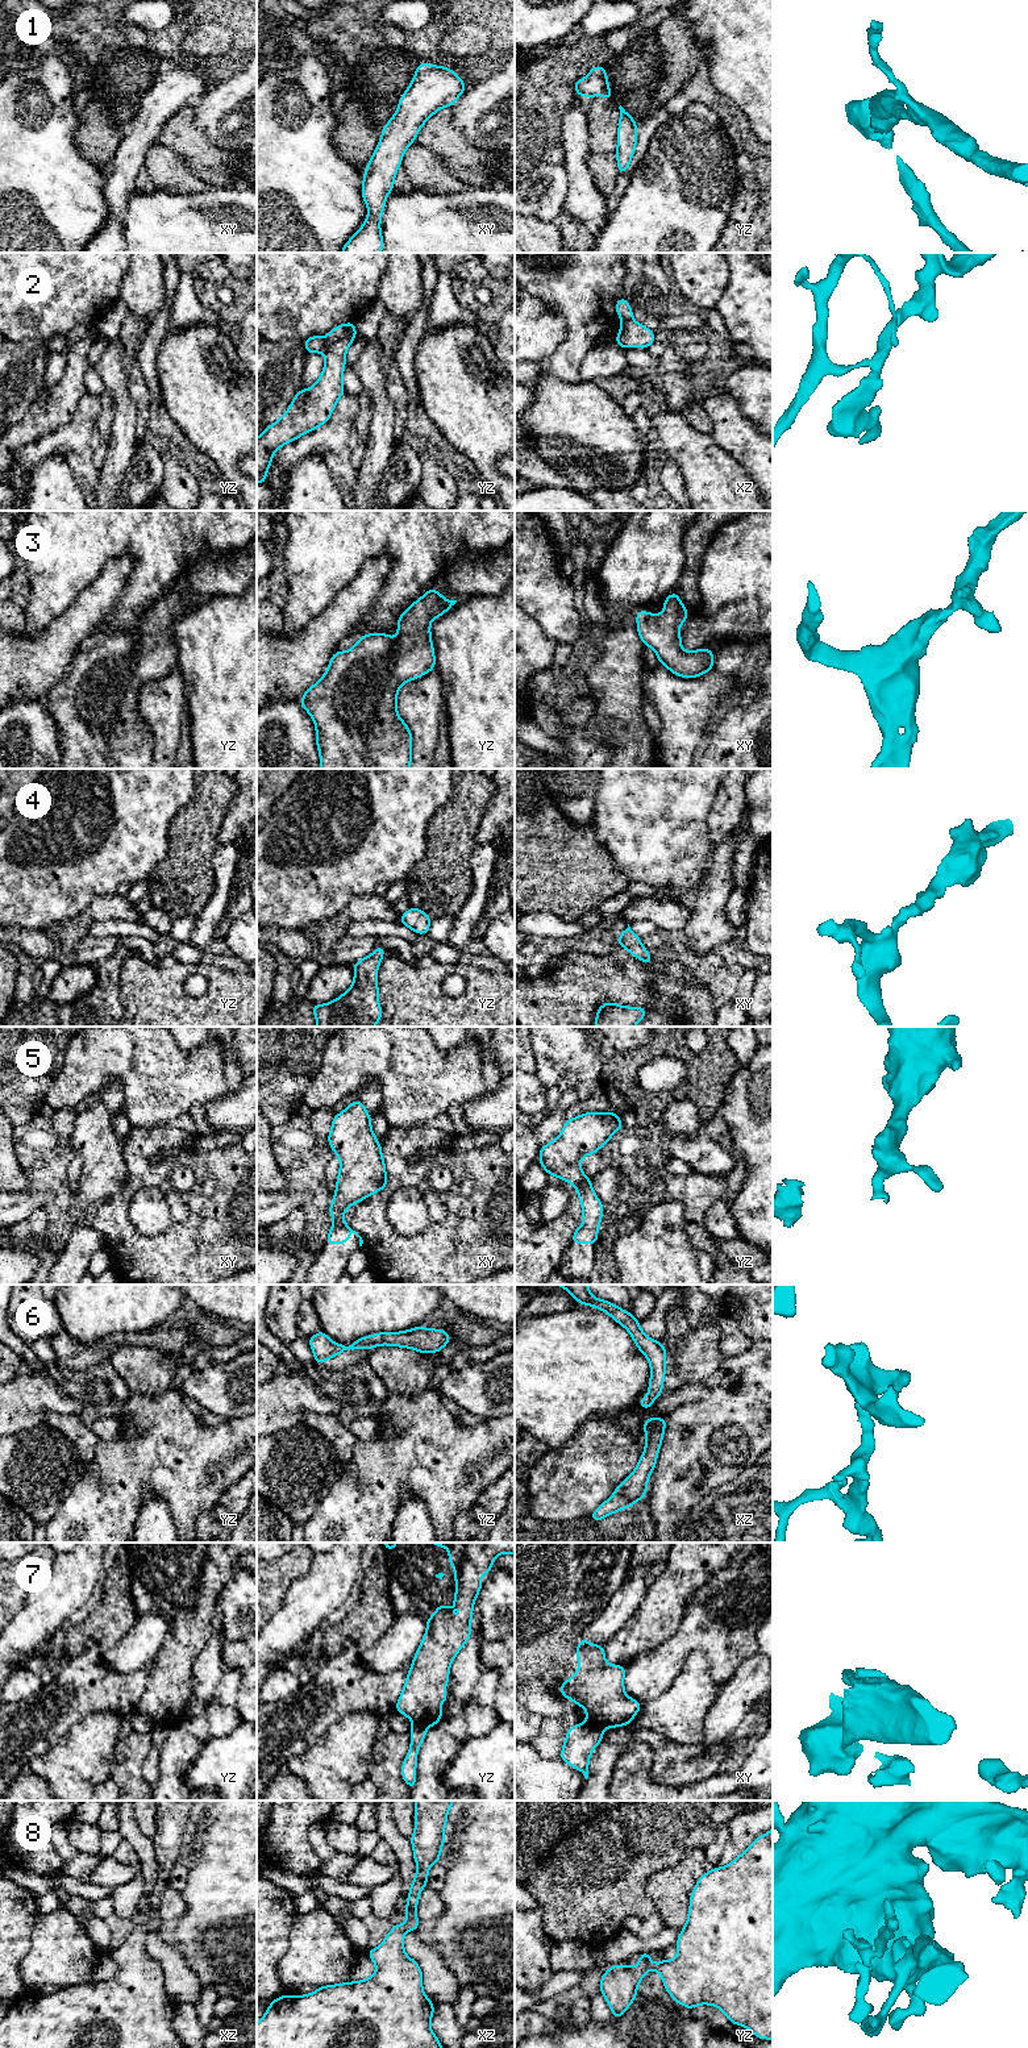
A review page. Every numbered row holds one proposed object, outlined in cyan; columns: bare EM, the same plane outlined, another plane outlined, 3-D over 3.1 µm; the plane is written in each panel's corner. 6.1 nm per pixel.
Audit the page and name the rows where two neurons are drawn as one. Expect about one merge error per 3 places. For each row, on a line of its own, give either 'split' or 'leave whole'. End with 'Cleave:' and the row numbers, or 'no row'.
1: leave whole
2: split
3: leave whole
4: leave whole
5: leave whole
6: leave whole
7: split
8: leave whole
Cleave: 2, 7

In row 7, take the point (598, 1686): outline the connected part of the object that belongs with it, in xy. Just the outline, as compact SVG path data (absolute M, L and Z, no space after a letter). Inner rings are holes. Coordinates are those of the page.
M584 1637L578 1643L577 1660L579 1668L571 1678L566 1679L558 1687L561 1694L586 1710L586 1719L590 1724L602 1728L630 1724L642 1704L636 1699L629 1698L624 1691L625 1666L609 1665L605 1661L604 1645L590 1644Z

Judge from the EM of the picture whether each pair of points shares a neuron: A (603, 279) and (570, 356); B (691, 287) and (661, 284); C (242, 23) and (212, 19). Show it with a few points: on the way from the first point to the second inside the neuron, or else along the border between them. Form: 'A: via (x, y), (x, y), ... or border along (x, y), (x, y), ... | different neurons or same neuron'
A: via (587, 298), (587, 316), (581, 323), (581, 337) | same neuron
B: border along (671, 281), (674, 287) | different neurons
C: border along (225, 13), (236, 46), (223, 51) | different neurons

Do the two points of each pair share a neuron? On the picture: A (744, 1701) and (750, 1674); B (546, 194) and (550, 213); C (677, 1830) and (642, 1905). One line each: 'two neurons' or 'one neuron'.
A: one neuron
B: one neuron
C: one neuron

